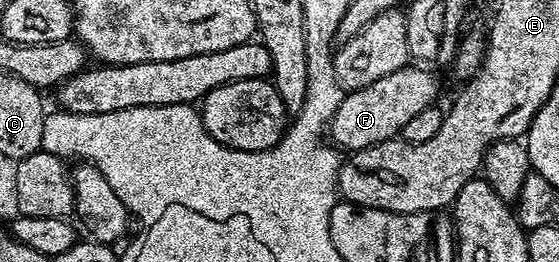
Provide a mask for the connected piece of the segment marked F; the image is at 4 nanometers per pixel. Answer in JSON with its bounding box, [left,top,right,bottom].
[329,63,440,151]

